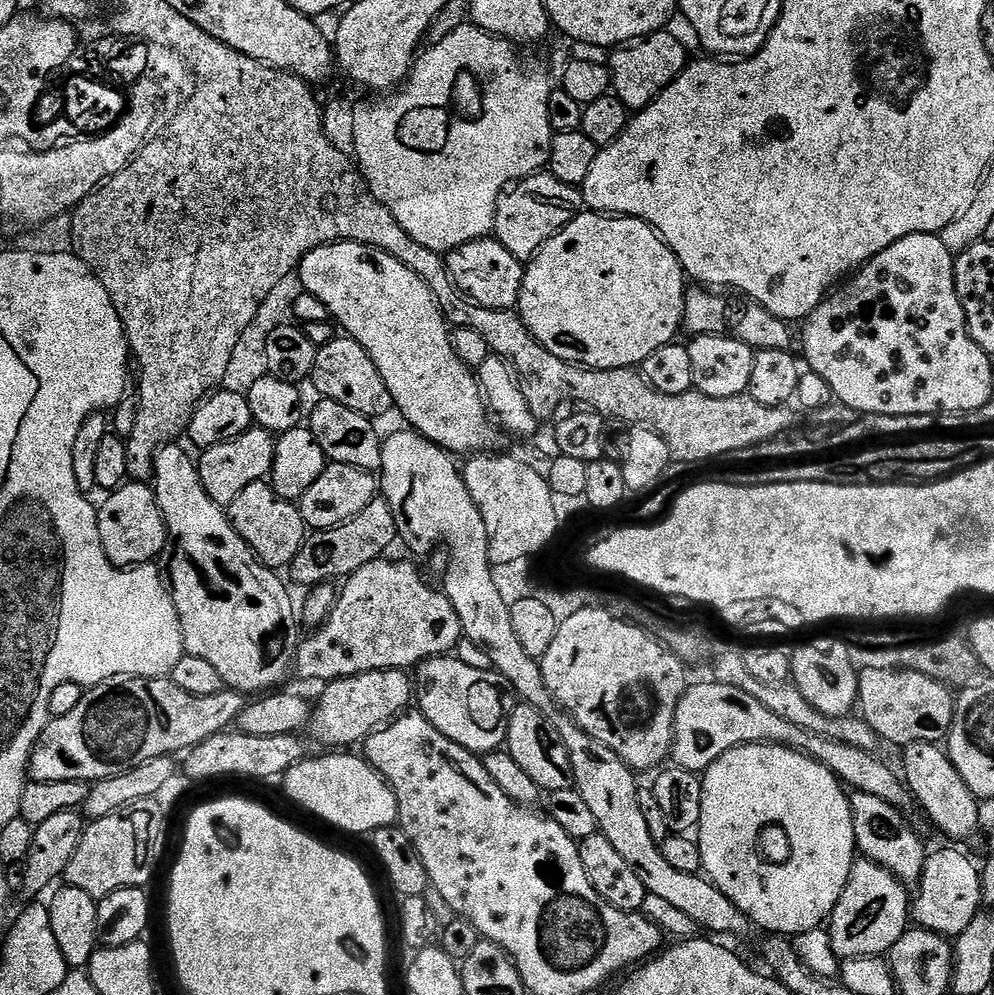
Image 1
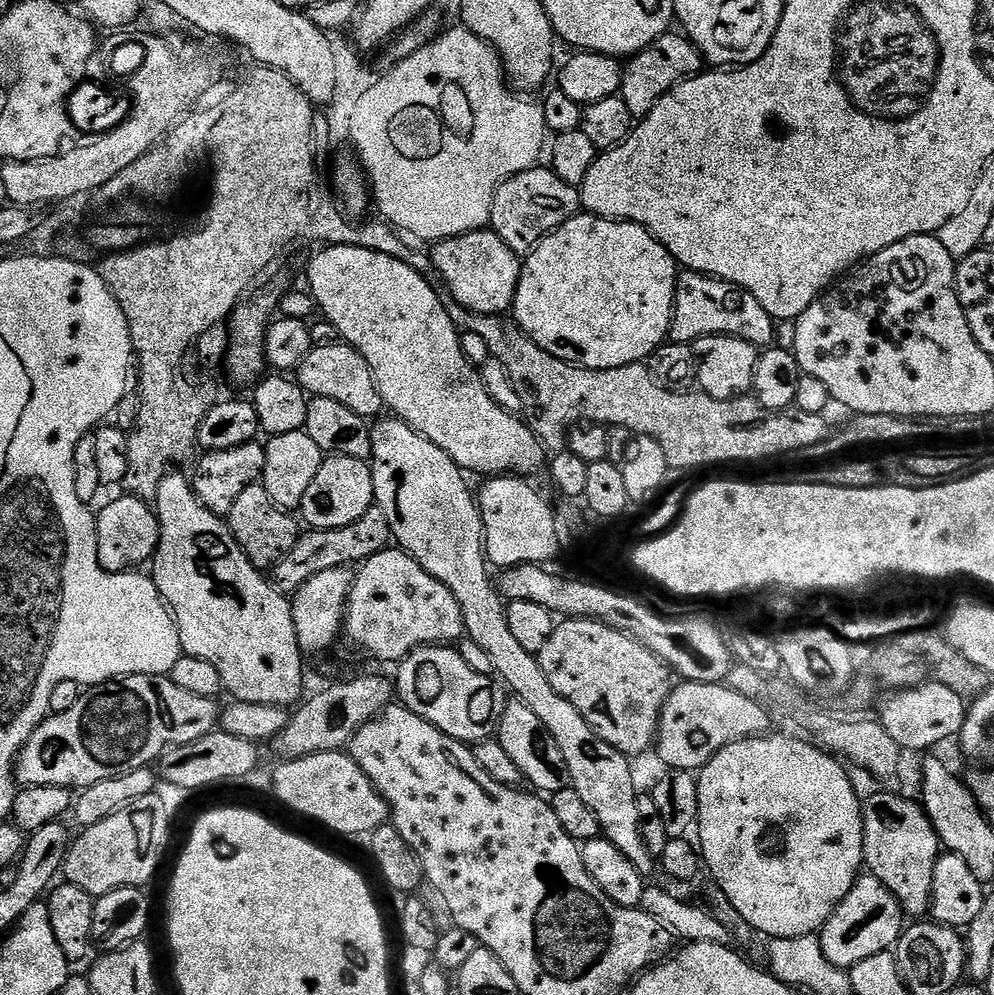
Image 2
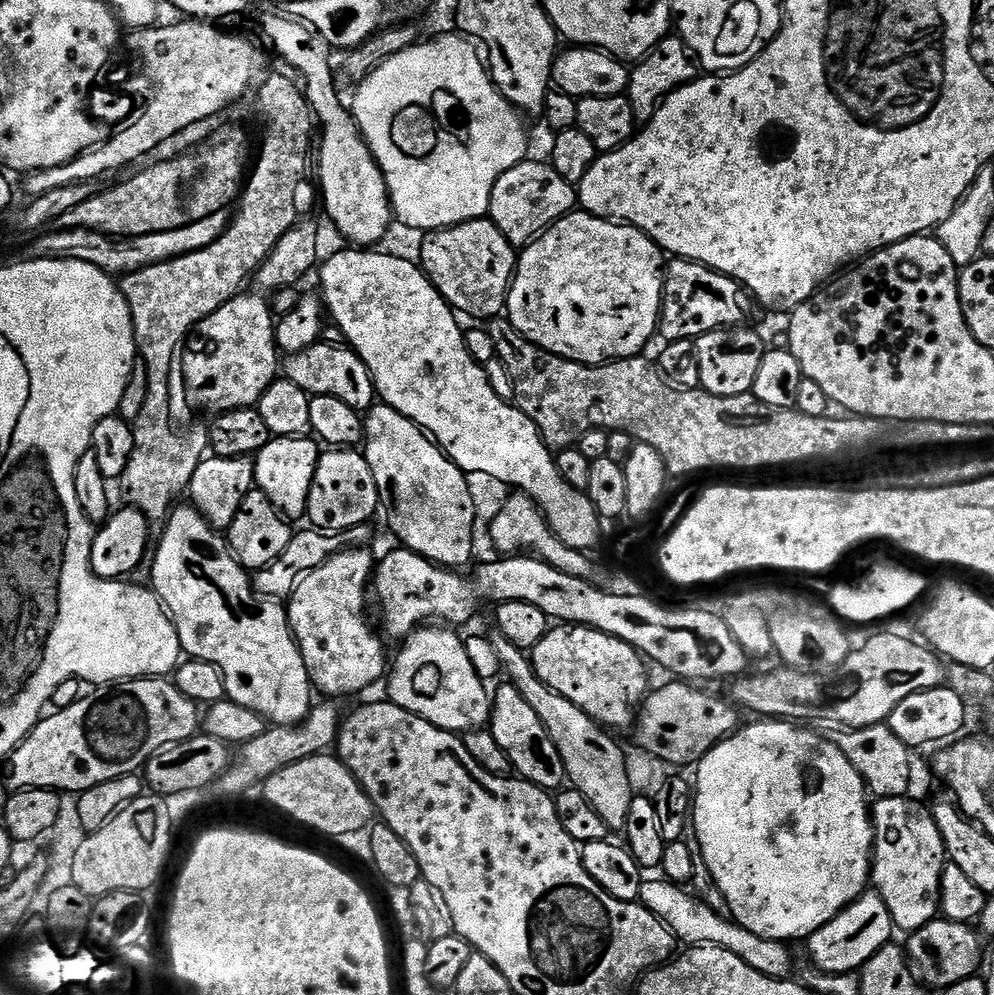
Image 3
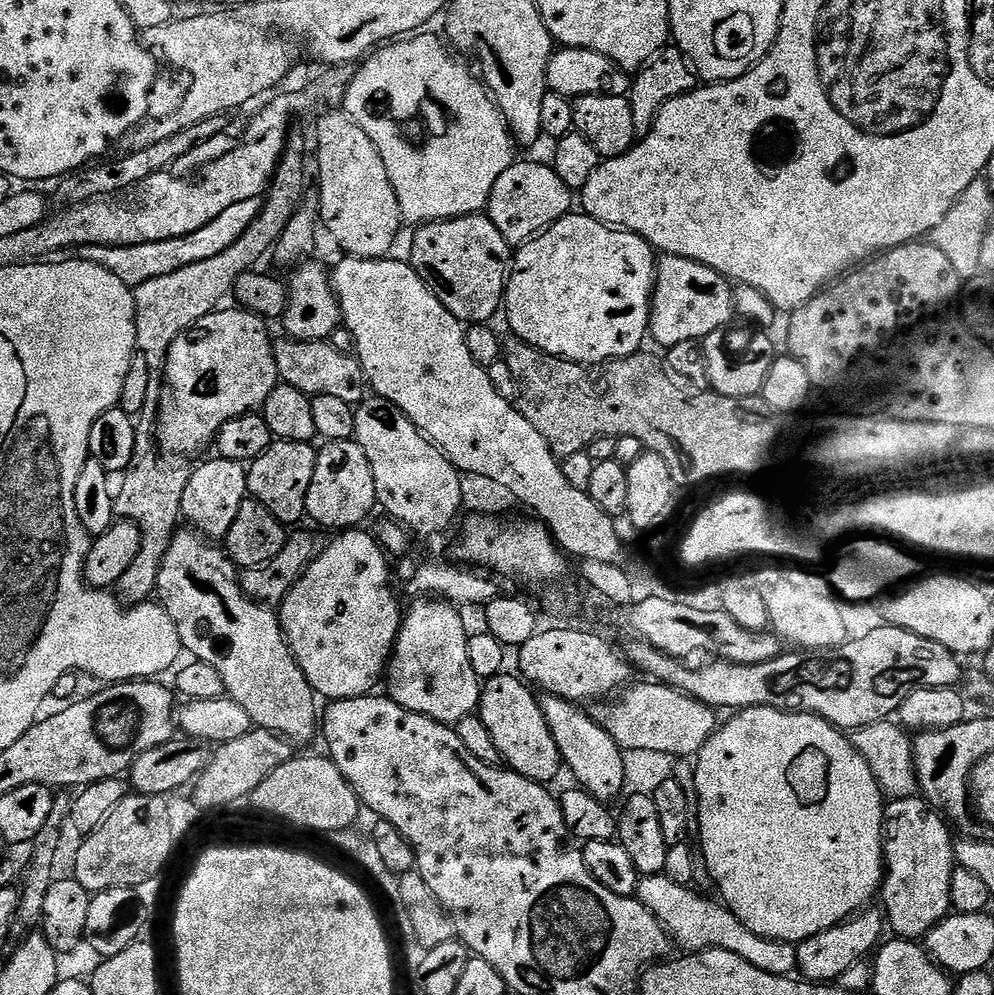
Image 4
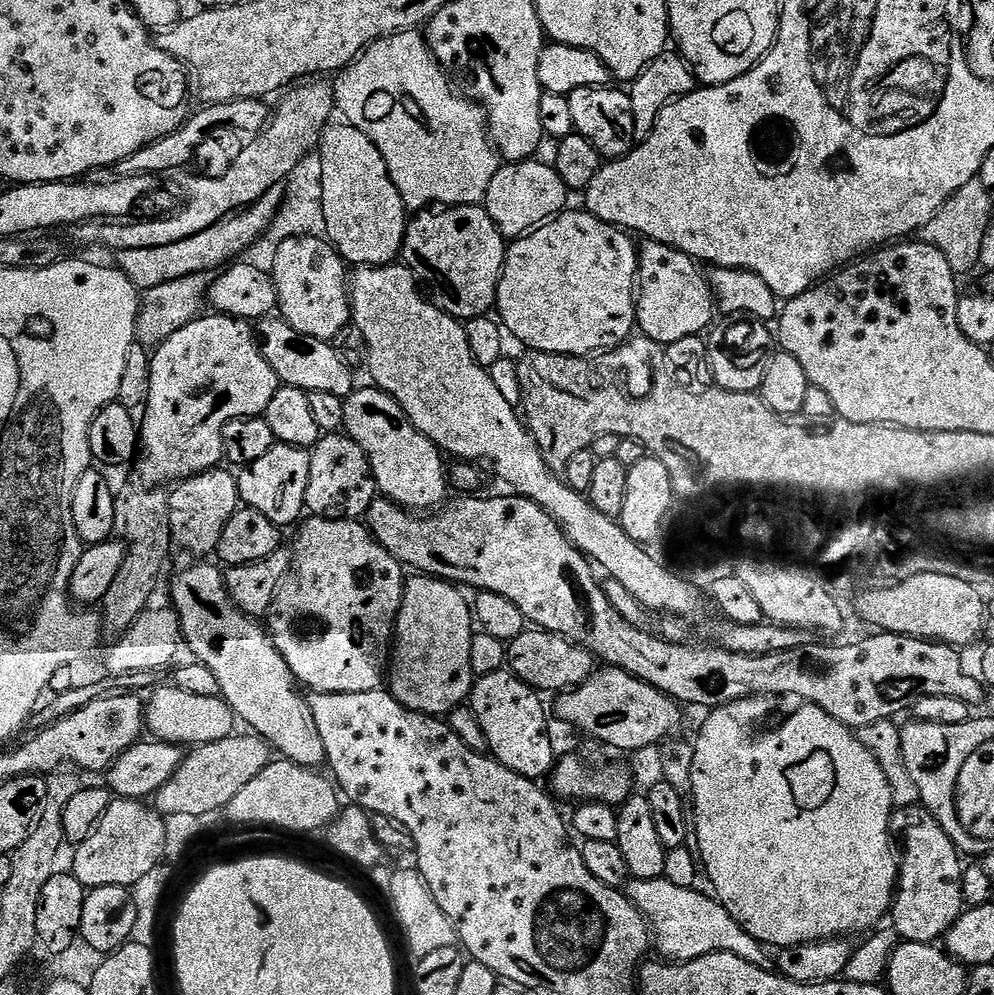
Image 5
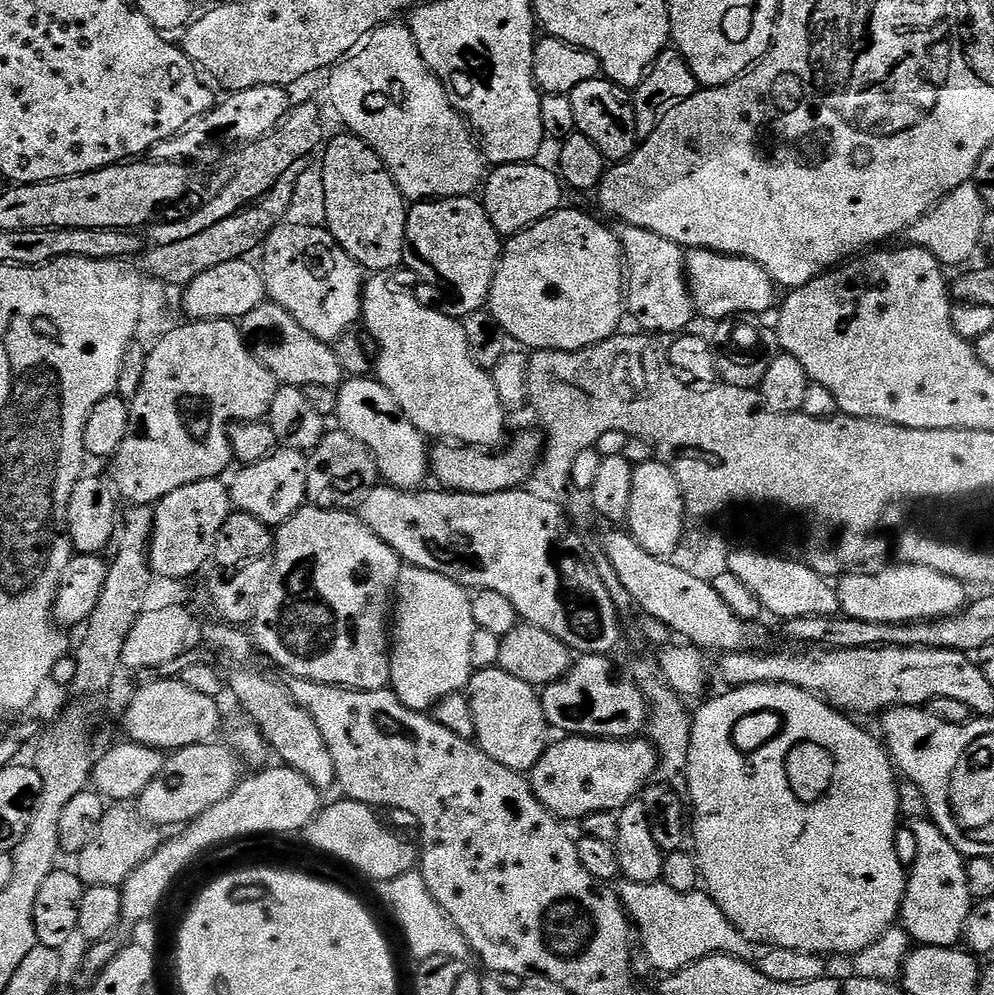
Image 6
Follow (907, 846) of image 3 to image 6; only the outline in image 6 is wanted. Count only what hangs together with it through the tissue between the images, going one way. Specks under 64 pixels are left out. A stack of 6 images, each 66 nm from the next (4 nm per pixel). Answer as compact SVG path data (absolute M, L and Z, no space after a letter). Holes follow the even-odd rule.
M931 819L917 820L911 827L917 856L916 861L910 864L899 923L917 945L957 947L965 939L968 916L974 907L970 886L966 882L965 857Z

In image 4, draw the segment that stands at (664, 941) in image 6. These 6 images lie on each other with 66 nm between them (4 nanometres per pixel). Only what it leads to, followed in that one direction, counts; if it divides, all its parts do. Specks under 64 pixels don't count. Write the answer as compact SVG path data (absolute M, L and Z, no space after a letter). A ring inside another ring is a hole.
M641 876L640 885L636 888L635 899L645 904L664 926L673 941L676 940L689 953L705 952L707 948L730 950L730 954L738 954L738 958L746 958L750 966L758 966L758 970L766 970L766 974L775 976L792 976L797 971L796 945L781 940L767 940L754 930L746 930L742 922L738 922L729 908L723 903L701 894L695 887L674 882L669 876Z

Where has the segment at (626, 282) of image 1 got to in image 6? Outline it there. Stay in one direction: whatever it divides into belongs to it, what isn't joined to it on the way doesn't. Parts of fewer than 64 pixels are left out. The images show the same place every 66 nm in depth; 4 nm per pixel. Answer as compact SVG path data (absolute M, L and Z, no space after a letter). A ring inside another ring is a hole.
M561 207L559 212L553 212L526 230L507 237L496 264L487 311L498 318L509 338L525 344L520 346L528 350L577 352L593 348L617 335L621 331L620 323L626 320L626 273L619 235L613 229L611 232L602 221L568 207Z

